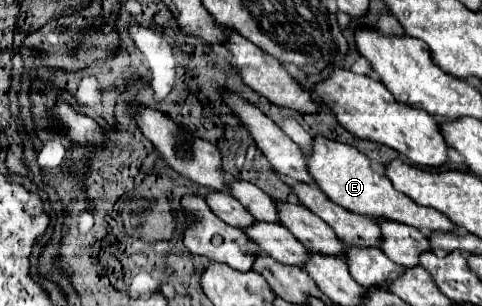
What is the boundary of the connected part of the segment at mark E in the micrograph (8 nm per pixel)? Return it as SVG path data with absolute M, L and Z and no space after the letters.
M318 136L314 138L312 152L306 156L306 160L308 160L308 170L316 180L318 188L332 202L340 204L342 208L354 214L362 214L368 218L384 218L384 220L414 226L418 230L428 230L428 232L456 232L456 224L448 216L444 216L434 208L414 204L414 200L398 192L386 176L380 176L378 172L374 172L372 162L364 154L360 154L354 146L332 142L328 138Z

